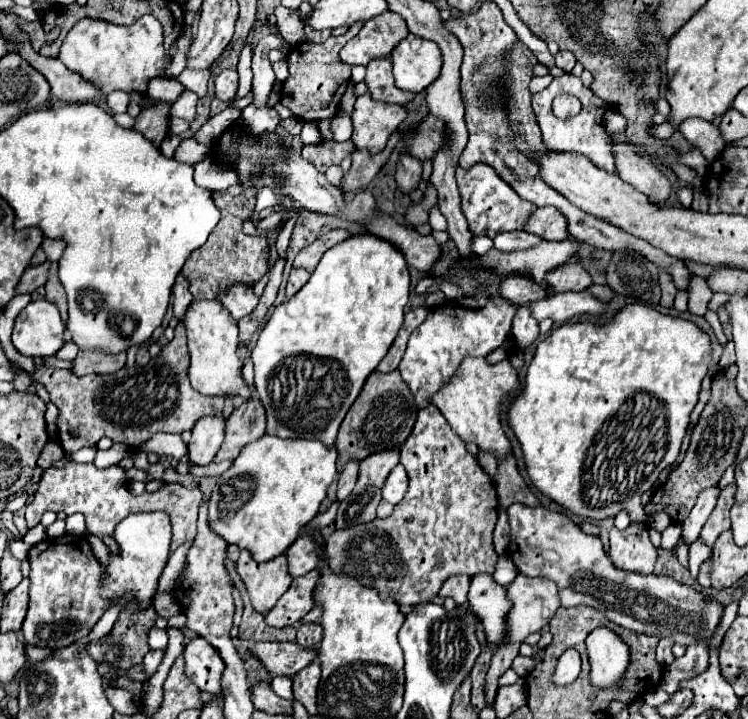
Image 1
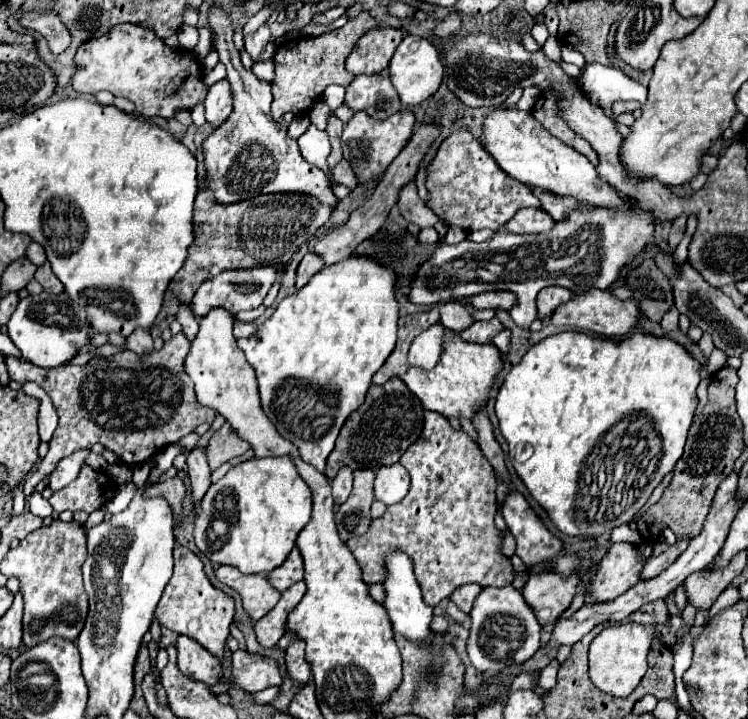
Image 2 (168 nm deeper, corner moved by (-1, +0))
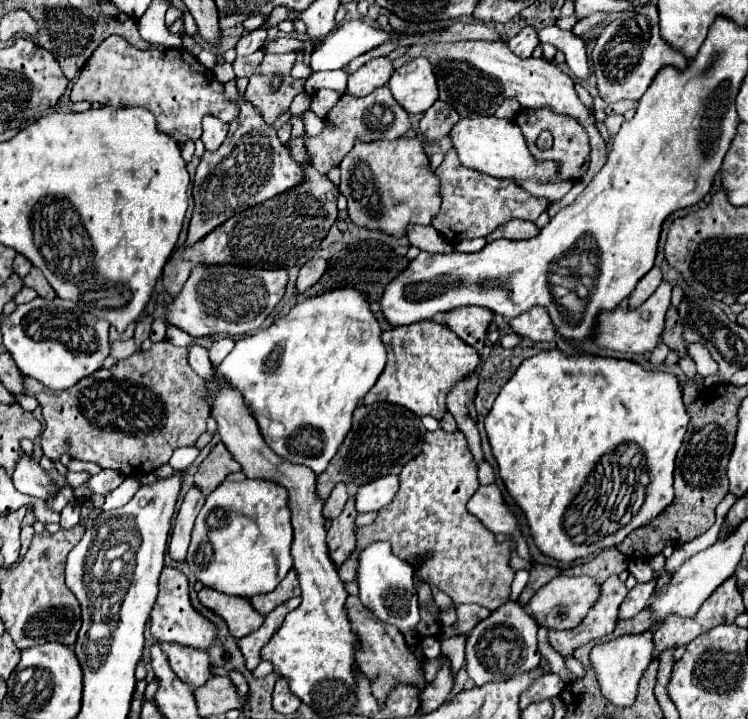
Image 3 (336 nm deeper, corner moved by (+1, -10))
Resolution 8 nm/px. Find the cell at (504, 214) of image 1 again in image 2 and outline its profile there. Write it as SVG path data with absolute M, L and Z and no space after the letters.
M453 131L439 147L433 163L429 165L427 177L427 207L447 223L461 227L465 231L473 229L501 229L521 207L539 207L539 199L533 195L531 187L519 185L519 181L507 177L493 157L483 149L483 145L467 131Z

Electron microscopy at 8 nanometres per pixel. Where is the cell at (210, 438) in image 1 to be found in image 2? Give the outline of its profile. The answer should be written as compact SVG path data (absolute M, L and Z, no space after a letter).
M193 449L187 455L187 475L191 481L191 499L197 507L211 485L211 469L207 465L203 449Z

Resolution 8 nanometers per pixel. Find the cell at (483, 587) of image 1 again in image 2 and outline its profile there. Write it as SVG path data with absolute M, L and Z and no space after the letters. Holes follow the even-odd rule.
M485 587L471 609L471 629L467 639L467 655L471 665L483 675L499 673L511 663L525 663L539 649L541 625L531 607L515 587ZM511 659L511 663L509 663Z

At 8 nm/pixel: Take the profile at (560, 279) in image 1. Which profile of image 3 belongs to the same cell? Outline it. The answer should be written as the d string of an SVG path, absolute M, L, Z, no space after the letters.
M539 305L529 309L525 315L509 321L509 325L515 333L529 337L531 341L553 341L557 337L557 329L553 325L553 319L549 317L549 311Z

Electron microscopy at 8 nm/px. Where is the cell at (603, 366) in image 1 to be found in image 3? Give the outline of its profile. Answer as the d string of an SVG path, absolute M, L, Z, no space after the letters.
M541 351L535 357L525 359L521 367L515 371L513 379L505 383L499 397L495 399L491 411L485 417L485 431L491 443L491 451L499 463L499 473L507 485L507 491L515 499L515 503L521 507L521 511L527 517L529 529L535 537L537 547L563 563L569 563L579 557L587 557L593 553L599 553L599 549L619 545L633 529L645 525L653 515L659 515L671 501L673 501L673 471L675 471L675 457L681 449L683 437L687 433L689 425L689 413L683 405L683 391L681 383L673 373L663 371L647 371L635 361L627 359L613 359L613 357L599 357L591 353L577 353L577 355L565 355L563 351Z

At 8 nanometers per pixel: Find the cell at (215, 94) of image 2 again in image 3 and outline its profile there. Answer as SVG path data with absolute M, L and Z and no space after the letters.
M205 115L203 117L203 135L201 135L205 149L207 151L219 149L219 145L225 141L225 137L227 137L227 123L217 119L215 115Z

